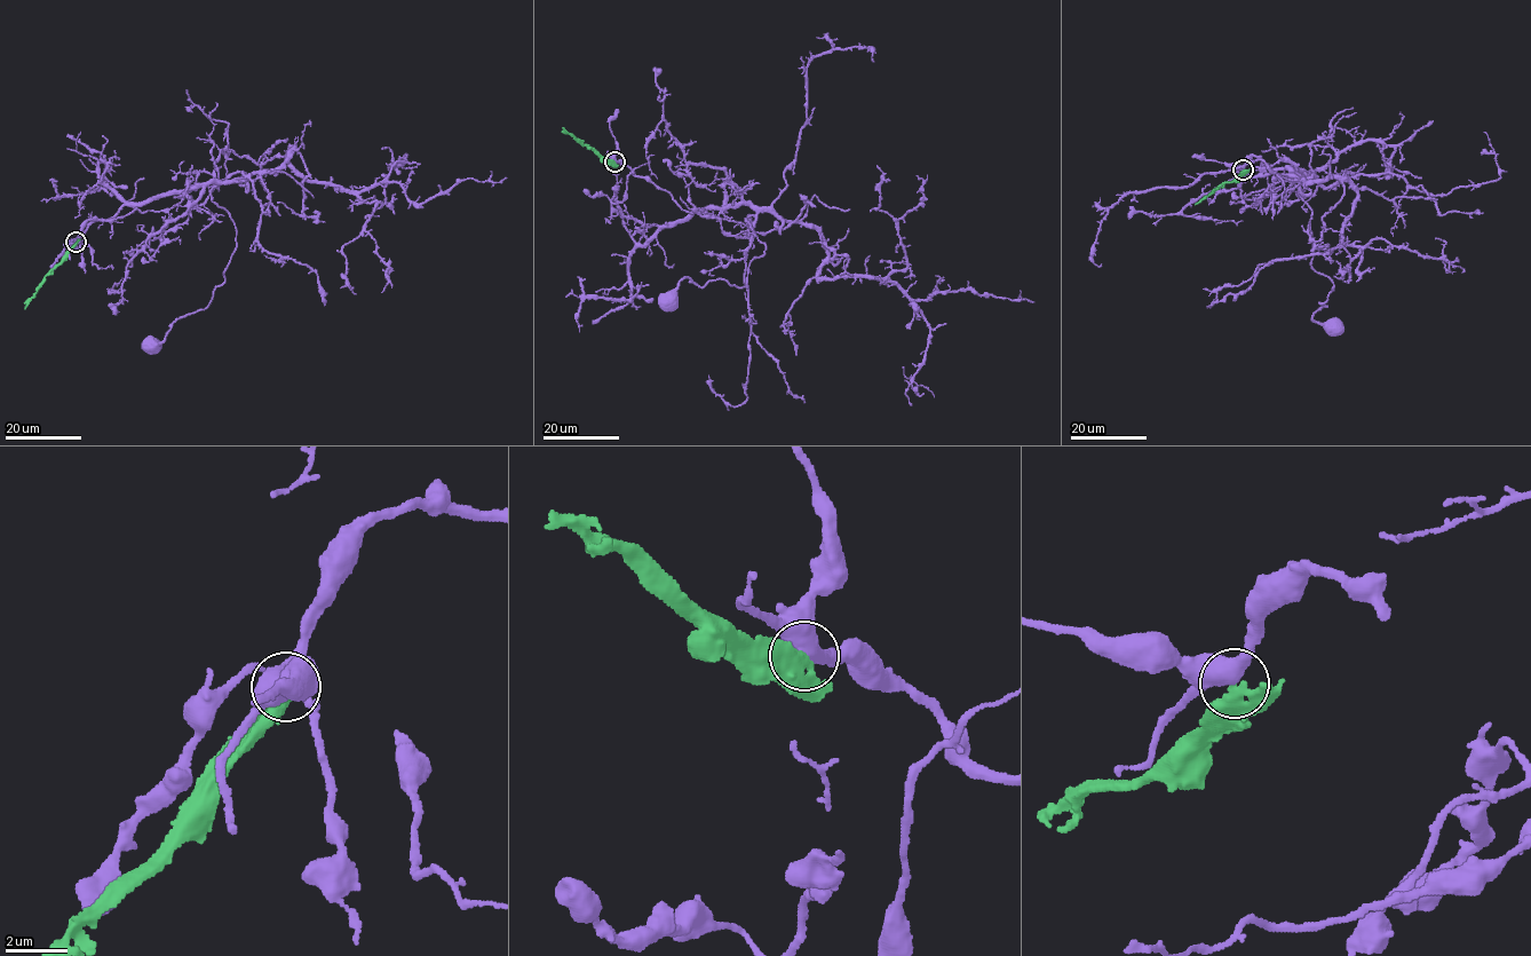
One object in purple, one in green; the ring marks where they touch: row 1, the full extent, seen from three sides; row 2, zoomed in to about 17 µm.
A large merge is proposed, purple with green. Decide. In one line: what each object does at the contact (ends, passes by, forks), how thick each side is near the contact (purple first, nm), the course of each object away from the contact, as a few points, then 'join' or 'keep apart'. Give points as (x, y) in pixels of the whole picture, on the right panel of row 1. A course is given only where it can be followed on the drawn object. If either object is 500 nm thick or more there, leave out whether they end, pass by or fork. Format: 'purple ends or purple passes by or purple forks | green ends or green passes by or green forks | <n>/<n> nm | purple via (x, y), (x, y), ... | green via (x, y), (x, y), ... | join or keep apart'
500/400 nm | purple via (1243, 170), (1253, 156), (1291, 184), (1311, 178), (1298, 176), (1311, 267), (1333, 286), (1313, 320), (1331, 326) | green via (1243, 170), (1238, 178), (1195, 204) | keep apart

